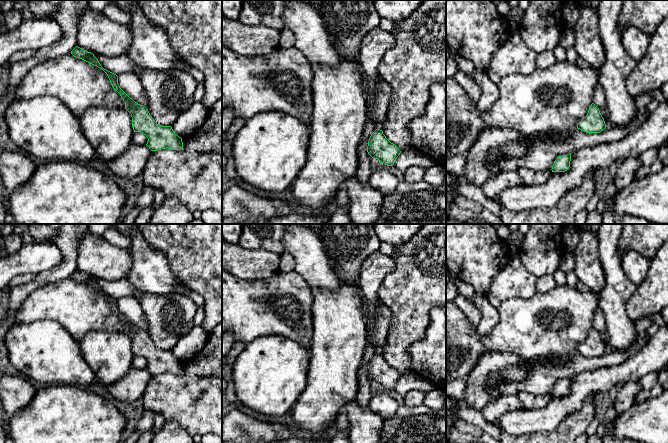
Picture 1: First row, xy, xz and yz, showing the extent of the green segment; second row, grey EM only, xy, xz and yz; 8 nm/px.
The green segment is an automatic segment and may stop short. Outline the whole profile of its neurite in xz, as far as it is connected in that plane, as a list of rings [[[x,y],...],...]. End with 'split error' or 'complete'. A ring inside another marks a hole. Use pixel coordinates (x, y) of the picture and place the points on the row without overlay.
[[[376,353],[370,360],[367,370],[368,378],[388,390],[393,390],[401,375],[391,367],[383,355]]] | complete

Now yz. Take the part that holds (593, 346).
[[[592,327],[587,339],[577,348],[577,352],[586,357],[600,357],[606,352],[599,332]]] | complete

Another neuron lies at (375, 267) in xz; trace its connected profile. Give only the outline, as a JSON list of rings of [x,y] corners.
[[[380,251],[373,252],[362,263],[359,286],[369,304],[368,317],[373,319],[376,316],[378,306],[378,290],[384,278],[396,268],[391,256]]]

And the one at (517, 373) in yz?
[[[514,365],[505,369],[499,369],[489,377],[491,385],[497,385],[502,381],[524,382],[526,369],[522,365]]]

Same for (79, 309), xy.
[[[71,277],[34,290],[14,314],[14,323],[40,320],[59,323],[77,342],[91,331],[125,332],[107,298]]]

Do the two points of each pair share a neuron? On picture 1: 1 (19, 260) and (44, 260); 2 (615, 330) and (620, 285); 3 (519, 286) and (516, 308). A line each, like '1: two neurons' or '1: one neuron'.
1: one neuron
2: one neuron
3: two neurons

